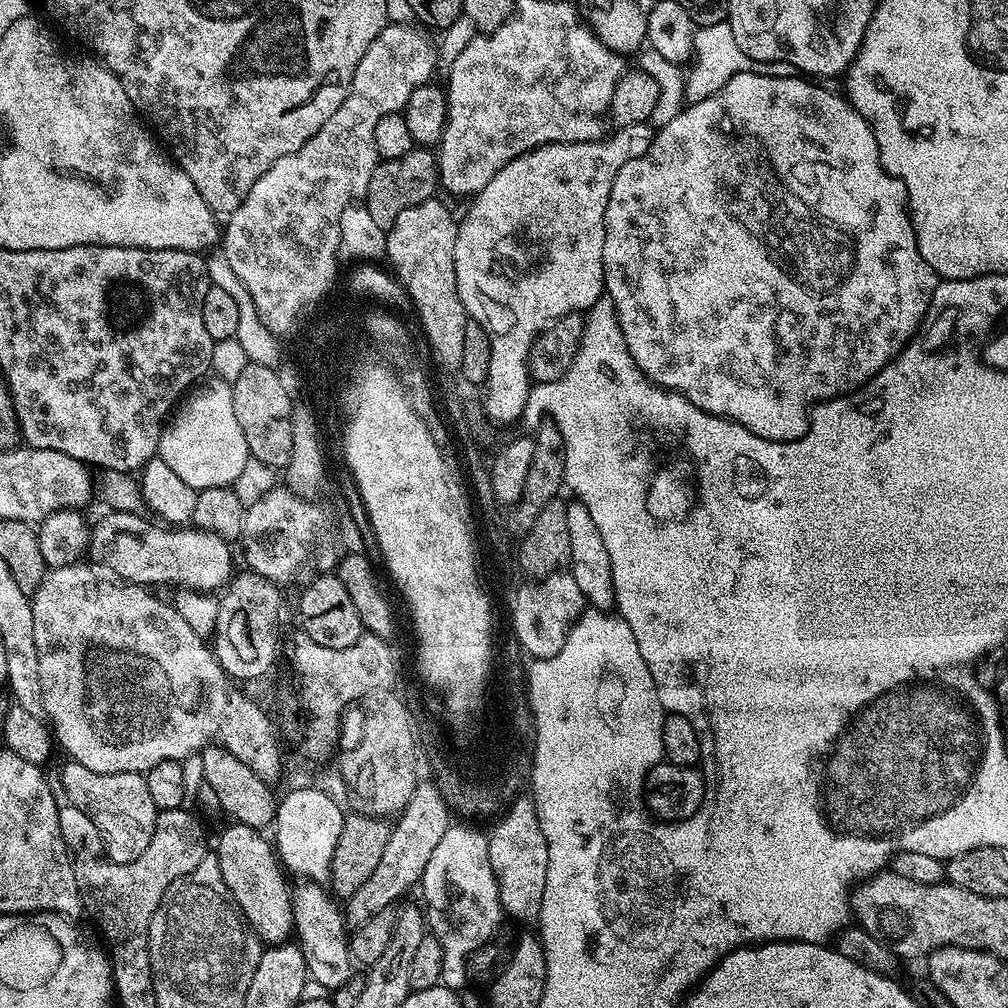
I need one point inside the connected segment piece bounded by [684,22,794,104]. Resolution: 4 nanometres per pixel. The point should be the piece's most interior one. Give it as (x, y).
(716, 57)

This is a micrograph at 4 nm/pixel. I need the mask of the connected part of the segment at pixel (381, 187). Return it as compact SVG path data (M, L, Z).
M413 146L402 158L380 160L374 174L370 174L370 186L366 197L366 216L376 228L387 230L392 227L394 218L410 206L433 199L438 192L438 156L435 151L424 146Z

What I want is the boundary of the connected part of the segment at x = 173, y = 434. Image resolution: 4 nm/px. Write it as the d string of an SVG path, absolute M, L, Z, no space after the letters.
M212 378L201 383L171 413L160 431L158 459L166 462L166 466L170 466L170 470L174 470L174 474L178 474L178 478L191 488L199 490L235 485L238 474L242 474L250 457L242 426L238 426L238 418L234 415L234 398L229 381Z

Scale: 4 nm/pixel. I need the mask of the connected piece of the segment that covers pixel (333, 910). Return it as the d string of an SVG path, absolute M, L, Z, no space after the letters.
M300 882L292 893L292 909L296 923L294 934L306 962L306 970L314 982L320 982L329 990L342 986L354 975L352 951L348 949L349 927L346 916L335 904L333 895L319 883Z

